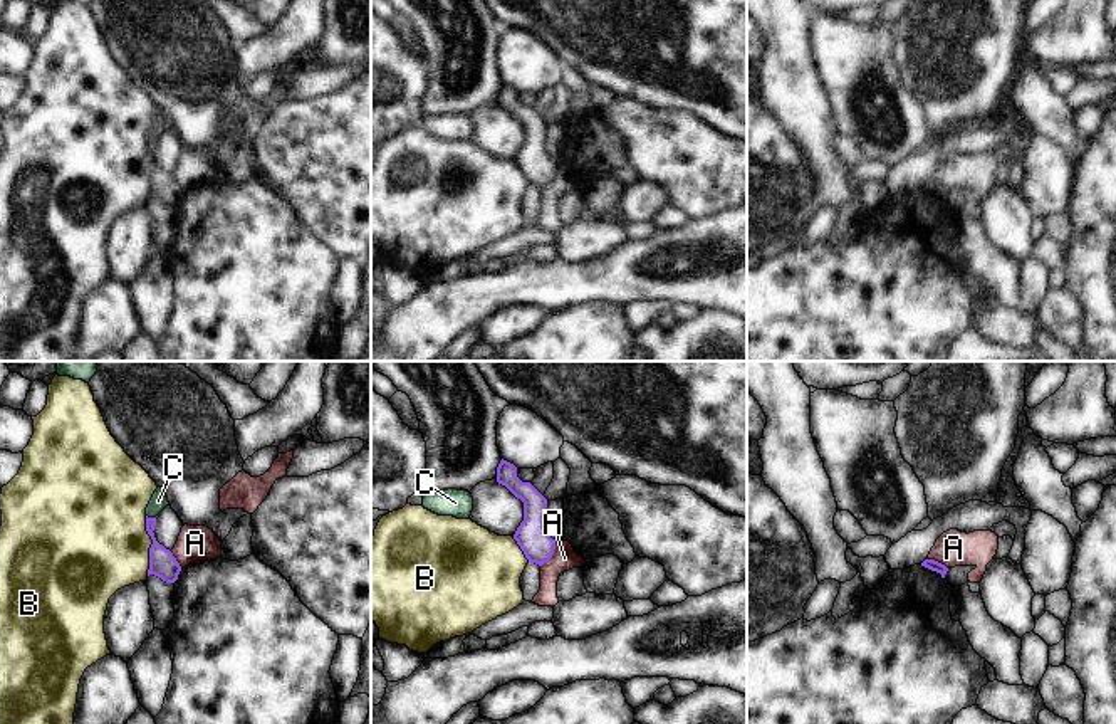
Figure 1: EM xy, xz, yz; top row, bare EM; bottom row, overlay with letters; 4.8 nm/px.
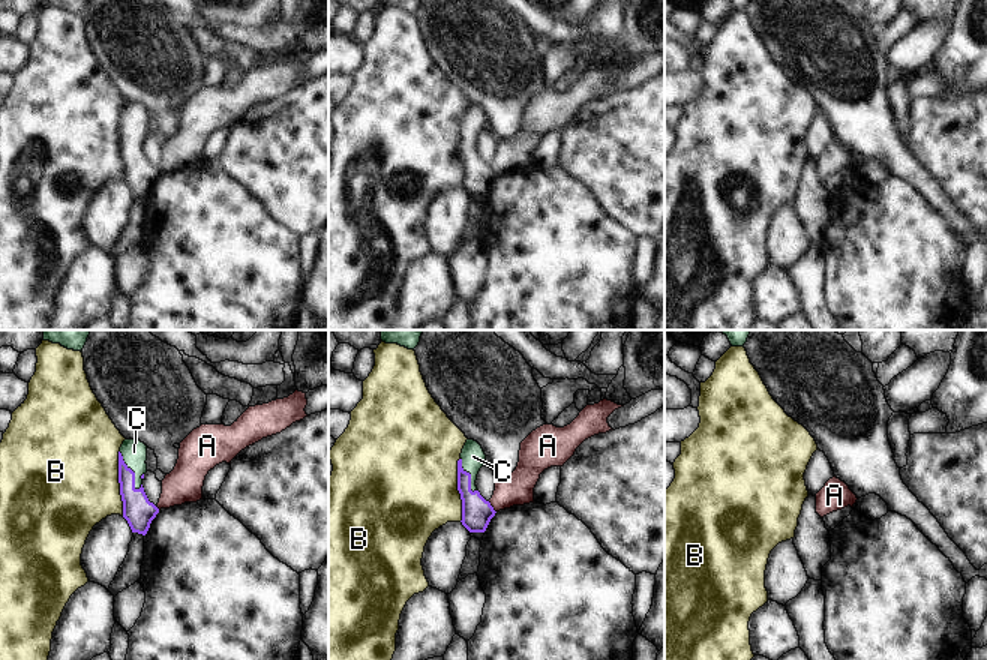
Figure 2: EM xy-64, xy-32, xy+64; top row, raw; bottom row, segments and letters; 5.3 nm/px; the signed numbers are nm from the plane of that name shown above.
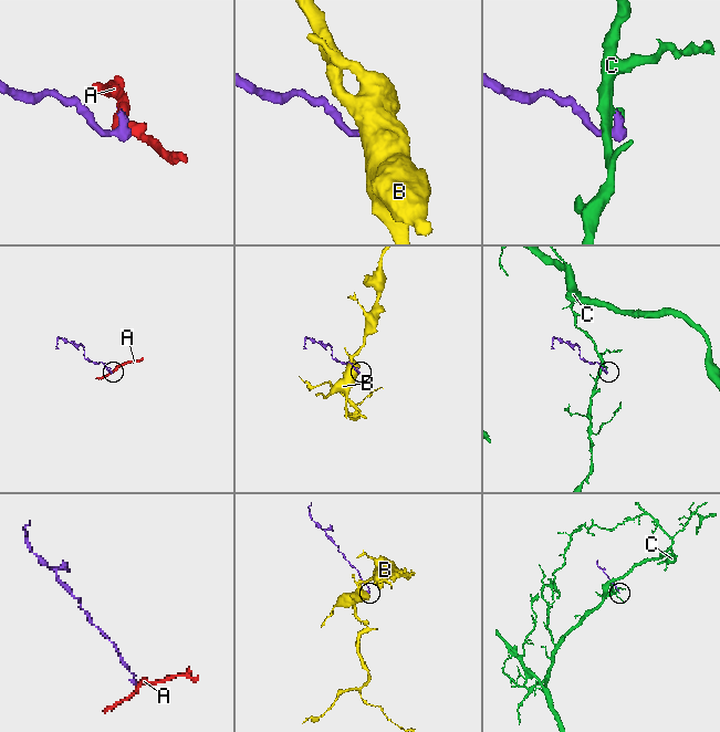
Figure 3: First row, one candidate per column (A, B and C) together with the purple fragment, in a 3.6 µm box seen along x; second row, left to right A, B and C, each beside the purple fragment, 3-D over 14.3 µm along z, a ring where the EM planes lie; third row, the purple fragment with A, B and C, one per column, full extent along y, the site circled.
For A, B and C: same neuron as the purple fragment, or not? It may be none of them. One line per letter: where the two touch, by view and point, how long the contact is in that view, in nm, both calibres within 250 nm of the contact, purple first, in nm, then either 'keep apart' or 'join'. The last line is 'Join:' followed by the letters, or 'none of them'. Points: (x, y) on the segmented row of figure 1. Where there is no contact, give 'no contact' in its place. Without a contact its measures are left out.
A: xz (552, 553) | 150 nm | 150/120 nm | keep apart
B: xy (151, 546) | 280 nm | 130/460 nm | keep apart
C: xy (151, 518) | 50 nm | 130/80 nm | join
Join: C

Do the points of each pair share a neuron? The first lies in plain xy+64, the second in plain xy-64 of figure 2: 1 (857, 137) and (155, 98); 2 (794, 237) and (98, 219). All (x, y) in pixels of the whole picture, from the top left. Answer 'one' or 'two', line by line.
1: one
2: one

